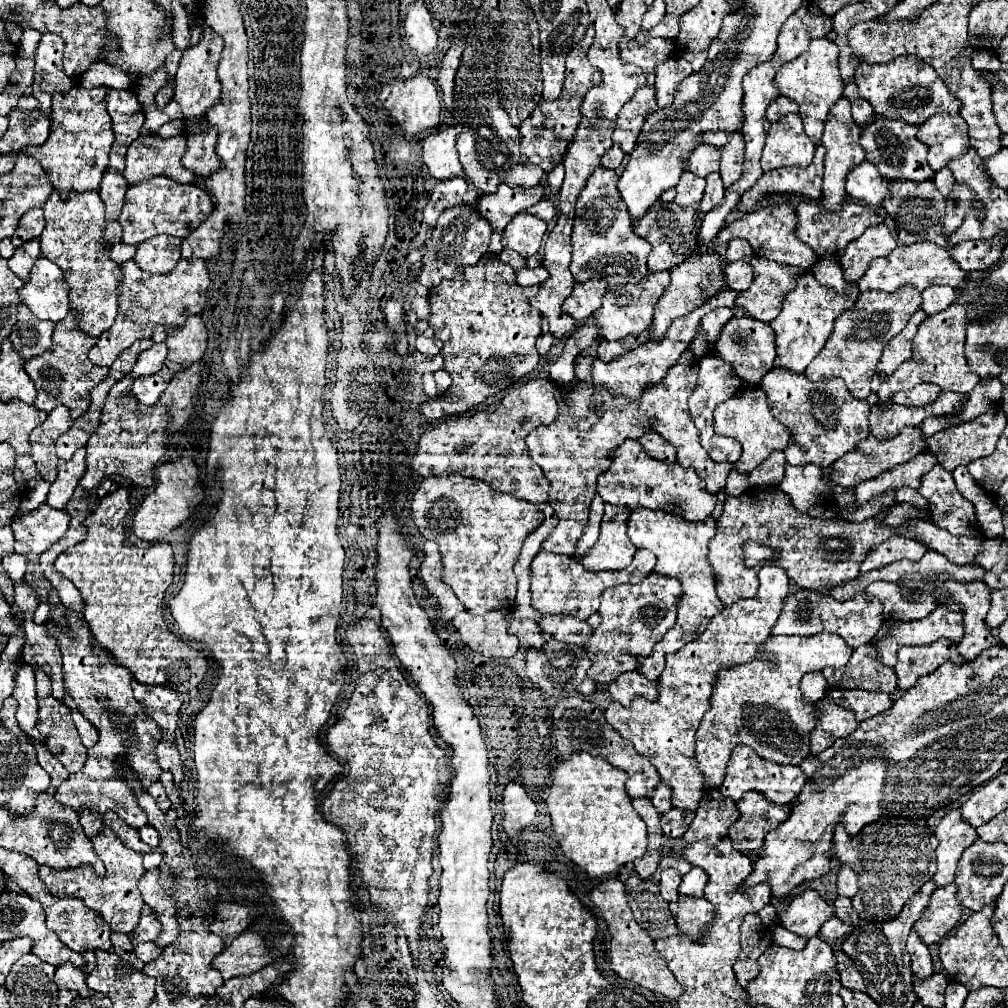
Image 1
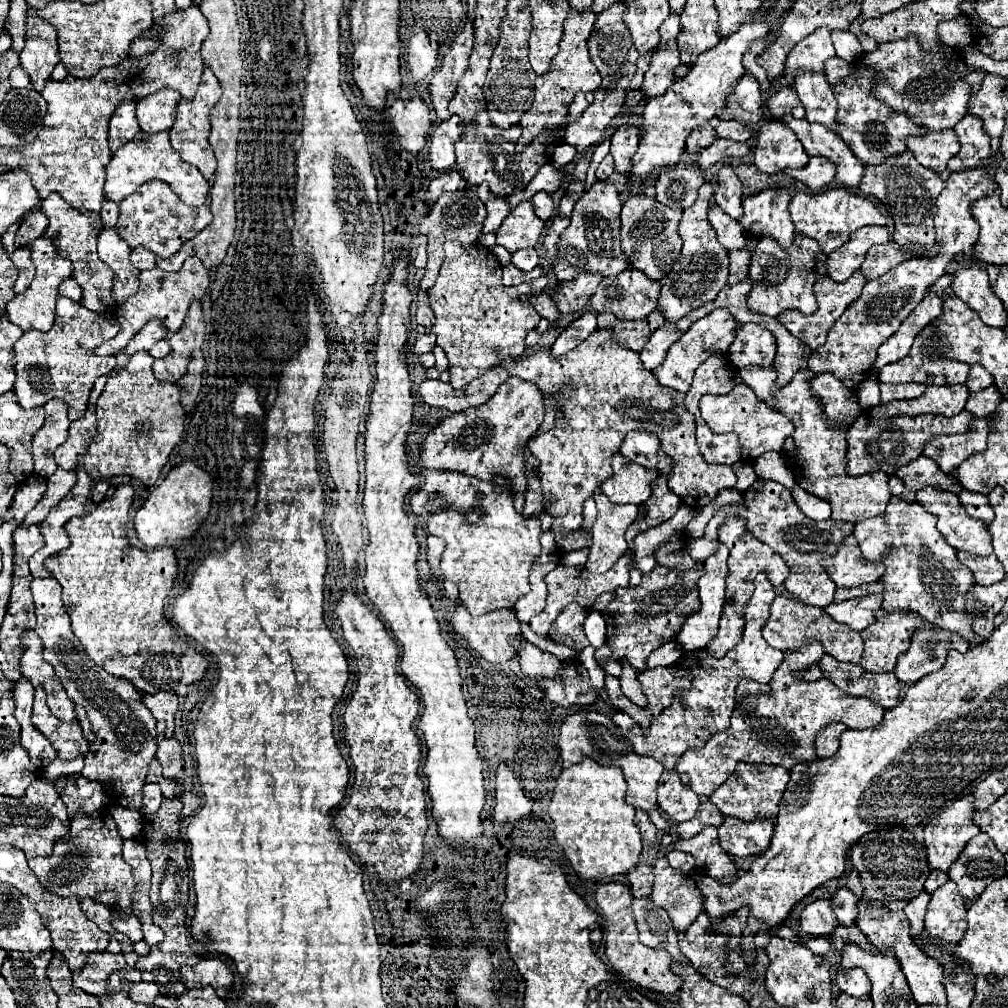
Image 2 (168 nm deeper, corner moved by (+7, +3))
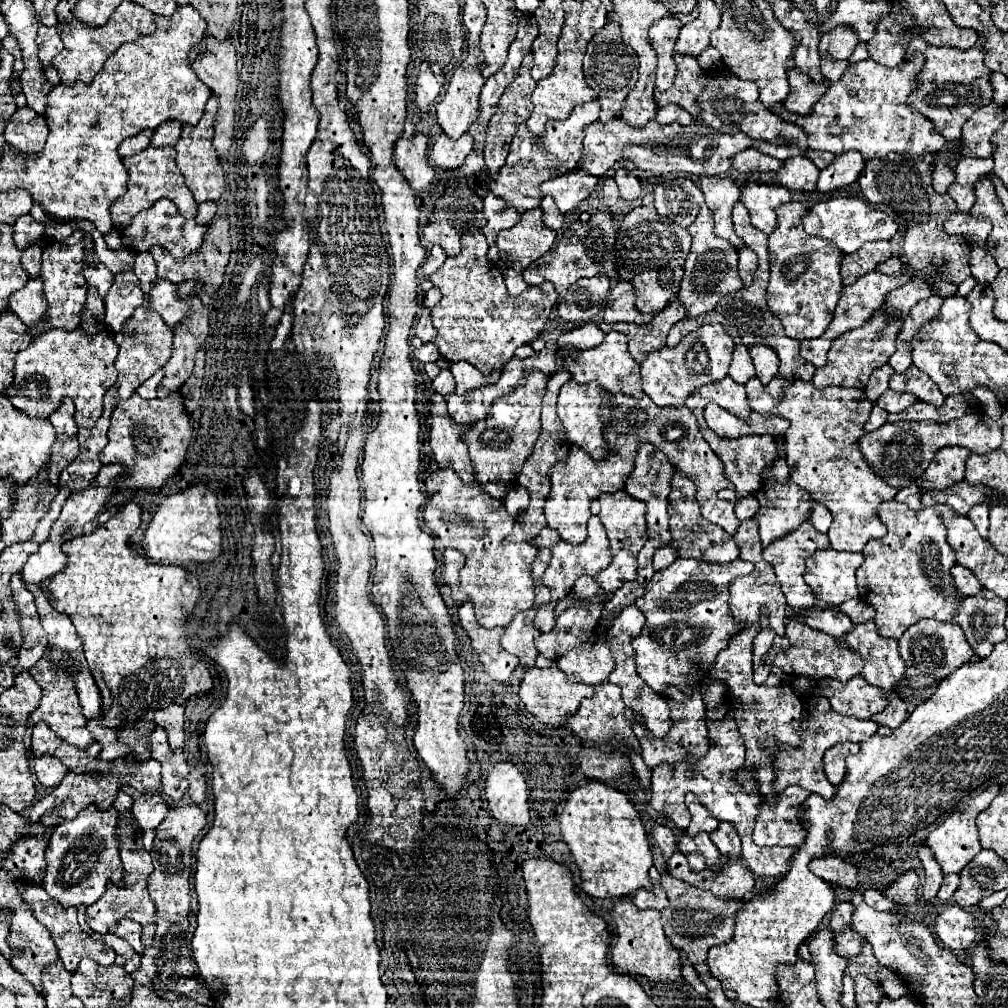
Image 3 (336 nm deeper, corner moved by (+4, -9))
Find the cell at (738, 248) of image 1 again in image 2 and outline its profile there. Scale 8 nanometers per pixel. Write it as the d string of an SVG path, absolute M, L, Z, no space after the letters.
M711 208L709 222L711 222L713 230L717 232L717 240L721 240L721 244L727 252L747 248L745 230L741 228L741 224L737 220L729 218L721 208Z

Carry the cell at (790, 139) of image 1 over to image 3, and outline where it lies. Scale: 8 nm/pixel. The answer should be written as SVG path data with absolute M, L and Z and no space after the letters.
M794 156L784 162L784 166L776 172L778 182L786 186L788 190L806 190L814 192L818 182L820 170L814 166L814 162L806 156Z

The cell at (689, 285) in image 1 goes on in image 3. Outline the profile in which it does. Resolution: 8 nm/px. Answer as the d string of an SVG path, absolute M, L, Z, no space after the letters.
M706 206L700 208L698 218L688 228L688 232L692 234L694 242L692 242L692 250L686 258L684 278L682 278L682 286L680 286L680 292L676 298L684 302L684 306L688 310L688 318L698 318L702 314L712 312L726 294L740 290L744 284L742 284L742 278L738 276L738 252L728 240L718 238L714 234L712 212Z

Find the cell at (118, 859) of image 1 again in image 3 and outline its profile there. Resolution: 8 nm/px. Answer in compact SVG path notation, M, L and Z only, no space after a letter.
M94 804L84 808L74 820L64 820L52 832L46 852L46 876L44 890L60 900L64 906L90 906L94 904L106 890L108 882L122 884L120 876L124 872L118 854L118 836L116 836L116 816L114 808L100 810Z

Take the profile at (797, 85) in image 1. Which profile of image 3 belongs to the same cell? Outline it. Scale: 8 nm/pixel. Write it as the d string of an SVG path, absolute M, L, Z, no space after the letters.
M850 26L832 28L830 32L822 34L820 40L820 52L830 52L834 60L848 60L854 48L858 46L858 36Z

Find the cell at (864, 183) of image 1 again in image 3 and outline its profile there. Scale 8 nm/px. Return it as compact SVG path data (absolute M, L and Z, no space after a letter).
M674 52L674 62L676 62L678 72L676 72L676 80L674 80L672 88L668 88L664 92L660 92L660 90L654 92L654 100L658 106L666 106L666 104L674 102L680 108L688 110L698 120L702 120L706 126L710 126L718 132L724 132L724 134L744 132L756 140L766 140L766 142L778 142L782 136L786 142L798 144L802 152L808 150L808 146L804 144L804 140L806 140L804 132L796 124L788 124L788 122L780 120L776 114L772 114L770 110L766 110L758 98L756 84L752 84L750 80L740 80L728 72L702 70L696 64L696 58L688 56L688 54Z

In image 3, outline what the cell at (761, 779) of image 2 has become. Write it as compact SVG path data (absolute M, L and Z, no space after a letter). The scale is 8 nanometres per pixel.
M788 786L774 804L762 804L754 842L758 846L800 846L806 840L806 828L800 824L798 808L808 796L808 790Z

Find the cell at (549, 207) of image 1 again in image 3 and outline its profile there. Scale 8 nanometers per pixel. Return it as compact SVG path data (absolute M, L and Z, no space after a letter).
M544 196L540 208L544 210L544 224L552 230L560 230L562 222L564 222L564 214L556 208L556 202L552 196Z

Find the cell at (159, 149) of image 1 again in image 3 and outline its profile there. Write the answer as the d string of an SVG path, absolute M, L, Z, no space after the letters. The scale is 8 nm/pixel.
M148 146L144 152L136 154L136 156L128 156L122 160L126 170L128 170L128 192L116 200L110 208L112 212L112 224L114 230L124 230L132 224L132 218L140 212L150 208L156 200L160 198L168 198L176 204L180 216L184 218L194 218L198 212L198 204L192 200L192 192L188 190L184 176L180 174L178 166L176 166L176 150L172 146Z

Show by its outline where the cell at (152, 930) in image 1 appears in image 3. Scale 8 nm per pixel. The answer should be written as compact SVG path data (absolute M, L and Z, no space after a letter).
M122 920L118 926L116 926L116 936L124 938L138 954L144 952L144 946L140 942L140 932L142 932L142 926L138 922L130 922L130 920Z

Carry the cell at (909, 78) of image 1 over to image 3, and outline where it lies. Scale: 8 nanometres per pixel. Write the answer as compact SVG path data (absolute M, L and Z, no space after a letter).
M914 38L908 46L906 56L912 56L914 52L924 52L926 64L920 72L918 78L918 88L912 92L908 104L928 116L934 126L940 130L940 134L948 140L954 142L960 138L962 126L984 104L990 104L992 100L992 88L990 88L990 76L992 72L984 66L984 42L982 38L976 40L976 44L968 50L958 50L952 46L942 46L942 48L932 48L920 38Z

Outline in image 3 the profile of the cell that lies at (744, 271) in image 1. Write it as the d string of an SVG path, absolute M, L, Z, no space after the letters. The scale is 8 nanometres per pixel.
M740 246L738 248L738 272L740 272L740 278L744 280L744 286L752 284L756 268L758 268L756 254L748 246Z

